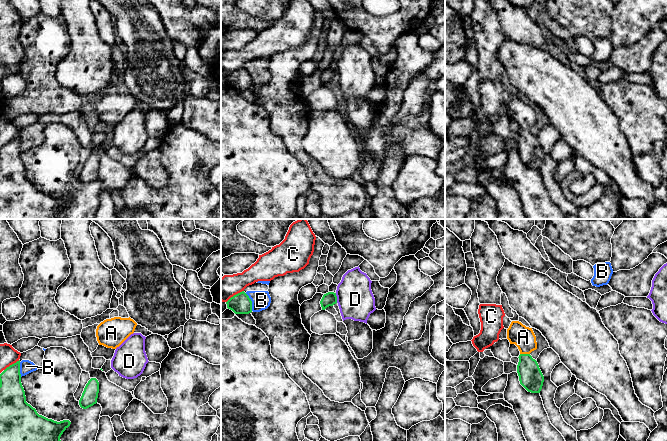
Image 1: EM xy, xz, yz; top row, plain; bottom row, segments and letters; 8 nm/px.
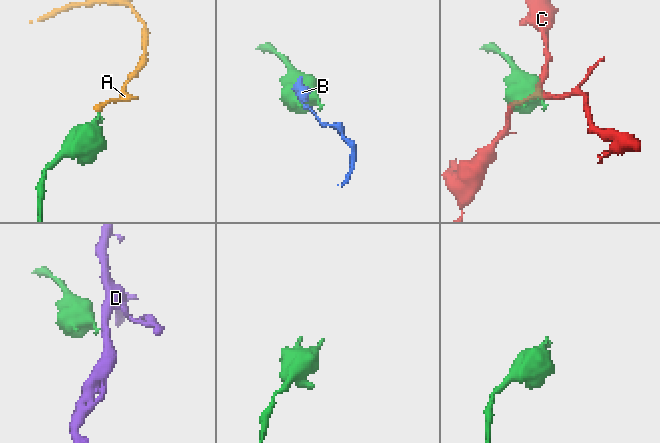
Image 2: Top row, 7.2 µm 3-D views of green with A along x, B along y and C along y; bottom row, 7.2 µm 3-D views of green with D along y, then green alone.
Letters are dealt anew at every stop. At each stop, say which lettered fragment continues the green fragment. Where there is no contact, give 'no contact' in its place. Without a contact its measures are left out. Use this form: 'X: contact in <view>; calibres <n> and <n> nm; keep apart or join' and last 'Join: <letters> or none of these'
A: contact in yz; calibres 190 and 180 nm; join
B: contact in xz; calibres 160 and 150 nm; keep apart
C: contact in xz; calibres 160 and 190 nm; keep apart
D: contact in xz; calibres 110 and 300 nm; keep apart
Join: A

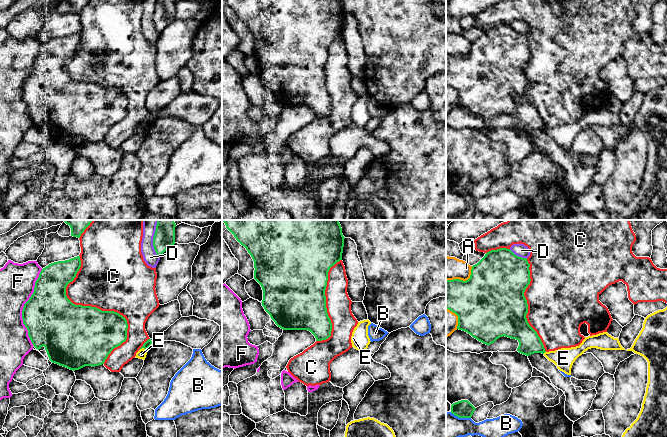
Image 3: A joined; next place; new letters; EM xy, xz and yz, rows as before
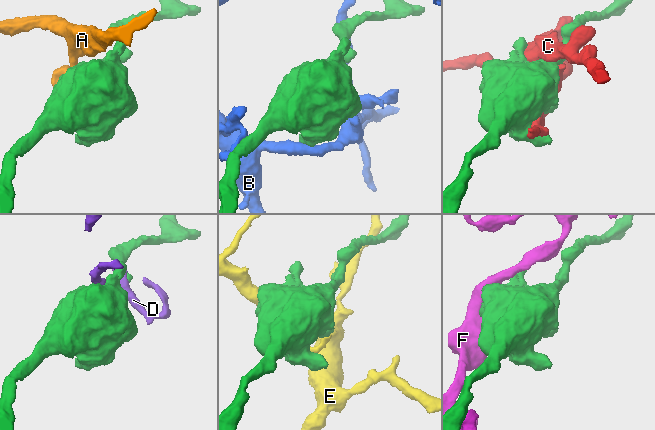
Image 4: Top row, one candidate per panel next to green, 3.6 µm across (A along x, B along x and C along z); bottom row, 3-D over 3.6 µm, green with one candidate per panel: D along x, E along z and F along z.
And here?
A: contact in yz; calibres 460 and 190 nm; keep apart
B: contact in yz; calibres 140 and 220 nm; keep apart
C: contact in xy; calibres 480 and 500 nm; keep apart
D: contact in xy; calibres 170 and 110 nm; keep apart
E: contact in xy; calibres 60 and 80 nm; keep apart
F: contact in xy; calibres 420 and 280 nm; keep apart
Join: none of these

